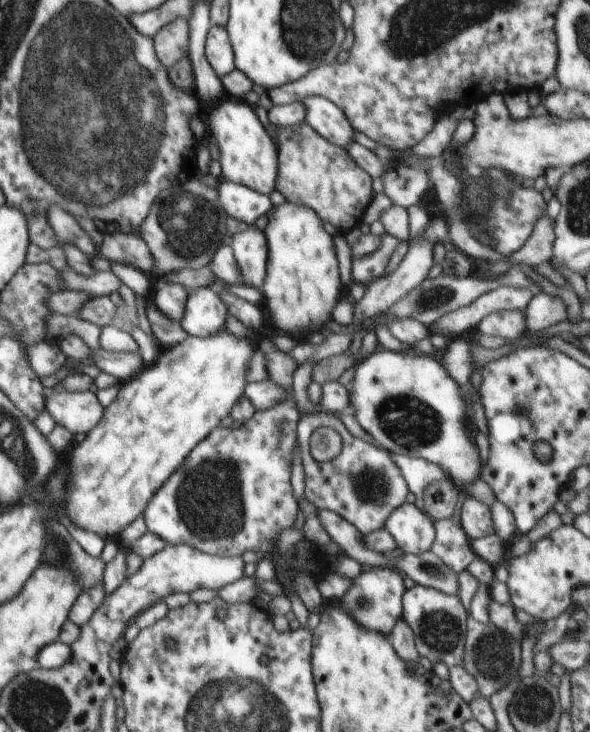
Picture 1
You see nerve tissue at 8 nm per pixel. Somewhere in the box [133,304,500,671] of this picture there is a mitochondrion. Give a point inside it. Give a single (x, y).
(209, 500)

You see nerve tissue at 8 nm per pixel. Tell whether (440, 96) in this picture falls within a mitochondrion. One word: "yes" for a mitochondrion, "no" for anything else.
no

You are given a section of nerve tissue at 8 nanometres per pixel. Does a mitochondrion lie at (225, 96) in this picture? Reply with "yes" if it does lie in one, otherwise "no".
no

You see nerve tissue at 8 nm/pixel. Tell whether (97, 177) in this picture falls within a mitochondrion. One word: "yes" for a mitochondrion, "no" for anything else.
yes

